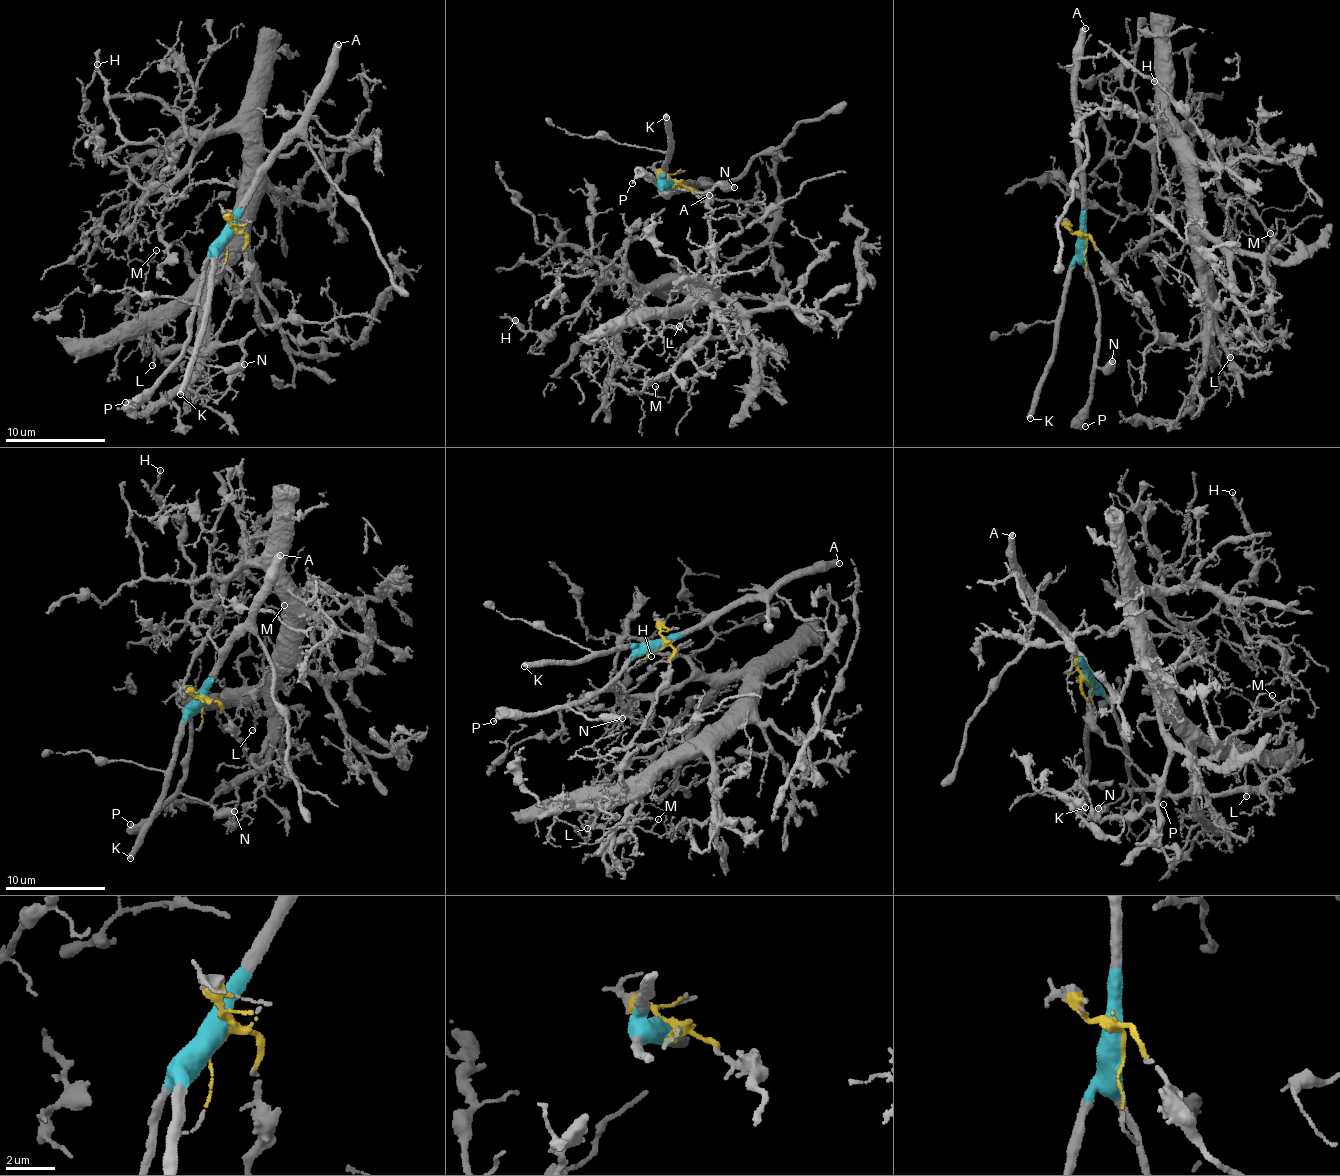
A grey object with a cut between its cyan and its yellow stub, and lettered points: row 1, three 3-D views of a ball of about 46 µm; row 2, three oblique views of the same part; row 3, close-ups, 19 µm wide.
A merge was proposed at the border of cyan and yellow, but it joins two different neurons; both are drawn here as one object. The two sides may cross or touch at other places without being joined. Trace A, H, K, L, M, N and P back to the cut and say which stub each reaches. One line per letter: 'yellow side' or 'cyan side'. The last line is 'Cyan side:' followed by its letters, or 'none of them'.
A: cyan side
H: yellow side
K: cyan side
L: yellow side
M: yellow side
N: cyan side
P: cyan side
Cyan side: A, K, N, P

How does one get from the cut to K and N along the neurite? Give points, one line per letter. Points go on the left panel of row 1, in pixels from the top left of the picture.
K: (231, 235), (218, 250), (205, 331), (190, 379), (180, 395)
N: (231, 235), (223, 247), (208, 261), (201, 276), (191, 339), (184, 353), (207, 365), (232, 368), (245, 363)

